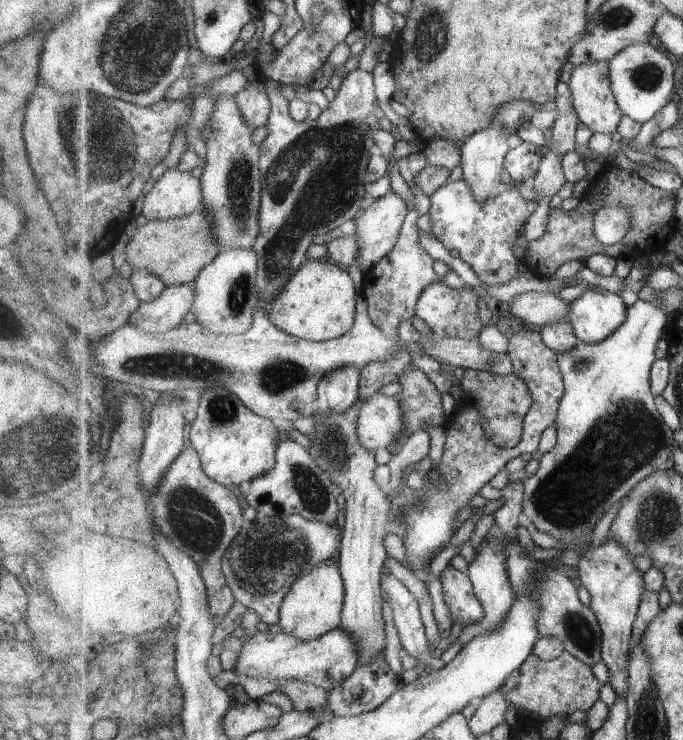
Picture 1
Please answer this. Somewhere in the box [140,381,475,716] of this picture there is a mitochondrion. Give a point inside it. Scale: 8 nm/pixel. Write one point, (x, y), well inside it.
(193, 519)

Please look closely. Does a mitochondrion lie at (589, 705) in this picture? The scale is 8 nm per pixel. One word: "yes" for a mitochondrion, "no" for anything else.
no

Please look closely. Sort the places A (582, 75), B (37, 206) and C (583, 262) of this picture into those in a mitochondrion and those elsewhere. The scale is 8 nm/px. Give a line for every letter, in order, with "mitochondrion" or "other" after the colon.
A: other
B: other
C: other

